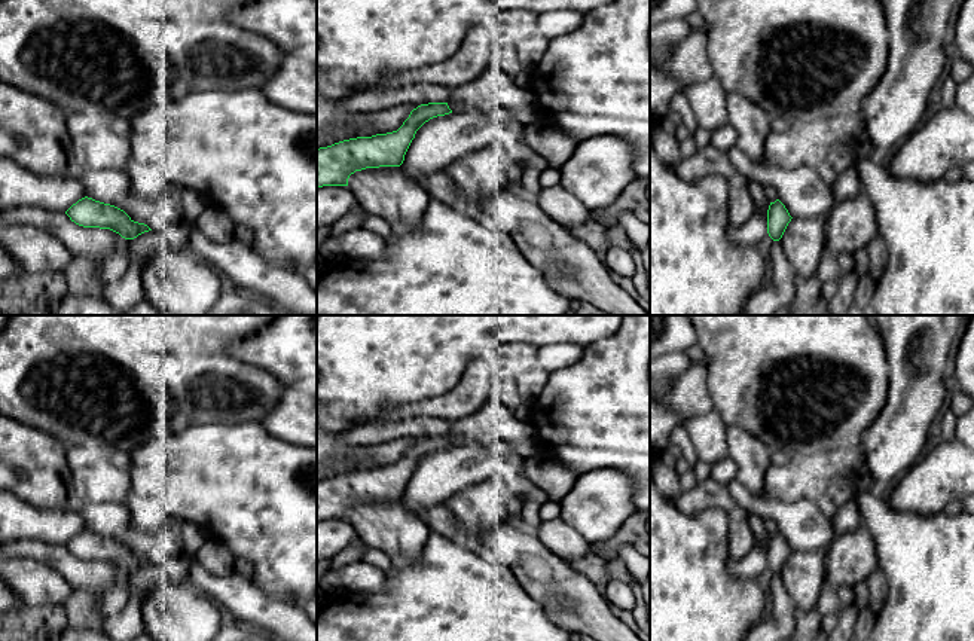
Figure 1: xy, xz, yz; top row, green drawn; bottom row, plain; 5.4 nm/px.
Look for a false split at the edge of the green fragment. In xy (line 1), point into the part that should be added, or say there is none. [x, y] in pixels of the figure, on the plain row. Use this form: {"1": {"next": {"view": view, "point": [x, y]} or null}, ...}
{"1": {"next": null}}

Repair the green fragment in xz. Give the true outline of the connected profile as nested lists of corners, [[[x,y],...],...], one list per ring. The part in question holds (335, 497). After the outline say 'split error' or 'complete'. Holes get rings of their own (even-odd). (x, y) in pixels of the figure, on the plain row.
[[[448,436],[421,437],[397,464],[317,482],[317,522],[348,519],[349,509],[366,501],[400,500],[416,464],[430,452],[449,446]]]; complete

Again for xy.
[[[88,529],[73,537],[65,547],[79,559],[110,562],[125,573],[152,564],[147,558],[134,555],[123,543]]]; complete

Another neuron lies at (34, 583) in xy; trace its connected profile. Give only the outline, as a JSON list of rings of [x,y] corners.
[[[34,558],[0,561],[0,580],[16,593],[19,605],[64,605],[74,592],[57,570]]]

